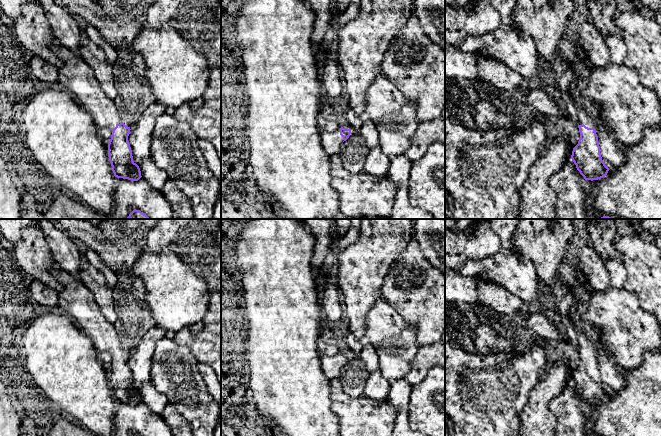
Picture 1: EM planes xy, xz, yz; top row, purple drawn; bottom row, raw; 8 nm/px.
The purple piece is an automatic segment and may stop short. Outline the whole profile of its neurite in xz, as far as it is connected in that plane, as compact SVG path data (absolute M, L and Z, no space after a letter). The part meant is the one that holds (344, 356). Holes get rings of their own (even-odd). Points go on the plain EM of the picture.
M343 351L334 356L321 354L321 367L325 376L330 380L338 379L342 367L349 362L350 357L350 353Z

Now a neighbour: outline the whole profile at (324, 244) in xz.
M304 219L316 241L313 249L313 256L311 259L311 266L317 270L323 266L324 260L328 251L334 247L335 236L333 233L333 220L332 219Z

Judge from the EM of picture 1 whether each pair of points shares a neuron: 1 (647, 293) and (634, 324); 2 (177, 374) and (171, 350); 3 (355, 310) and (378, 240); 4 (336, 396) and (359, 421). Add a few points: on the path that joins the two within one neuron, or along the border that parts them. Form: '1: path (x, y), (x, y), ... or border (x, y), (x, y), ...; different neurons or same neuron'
1: border (626, 289), (637, 296), (639, 305), (650, 314); different neurons
2: path (174, 368), (171, 356); same neuron
3: path (360, 293), (361, 270), (370, 257); same neuron
4: path (340, 402), (353, 415); same neuron

